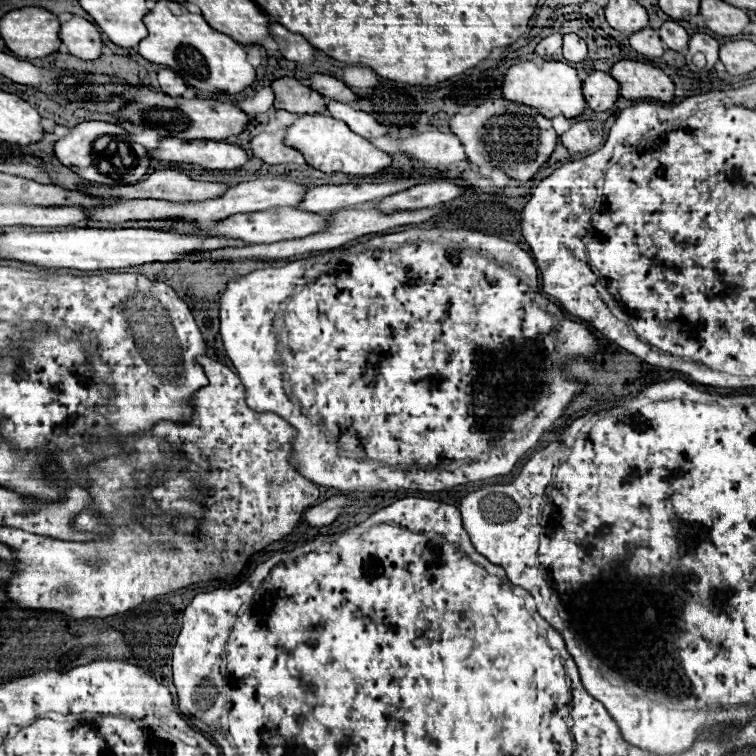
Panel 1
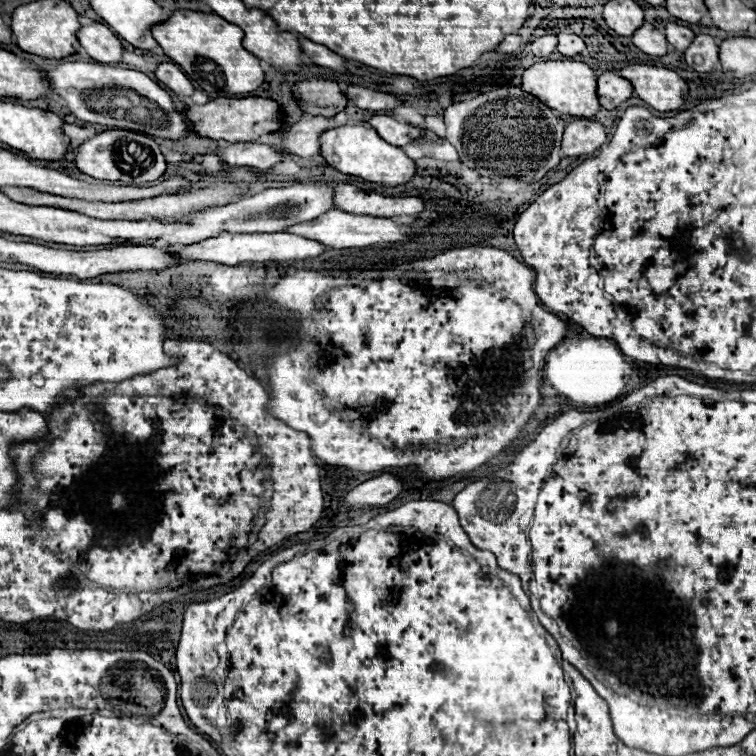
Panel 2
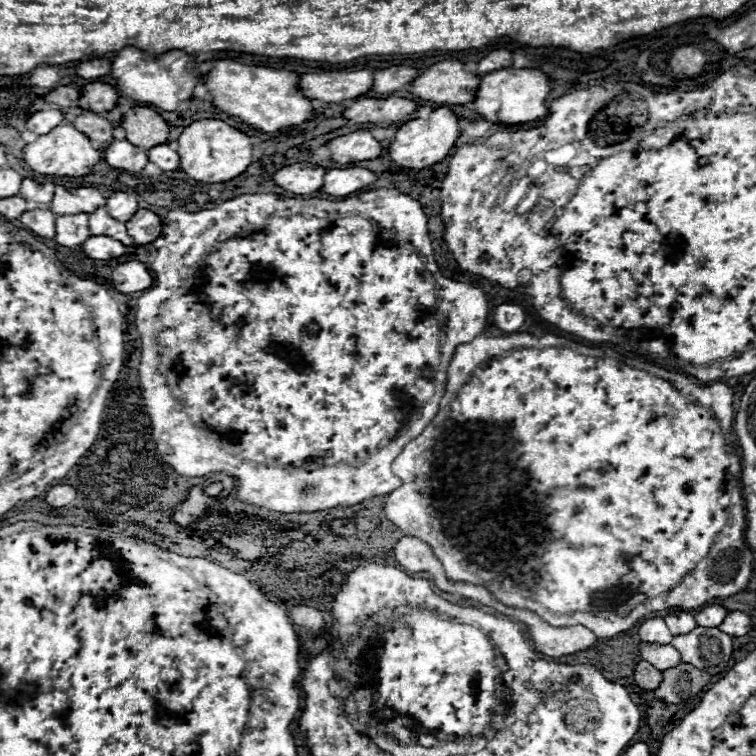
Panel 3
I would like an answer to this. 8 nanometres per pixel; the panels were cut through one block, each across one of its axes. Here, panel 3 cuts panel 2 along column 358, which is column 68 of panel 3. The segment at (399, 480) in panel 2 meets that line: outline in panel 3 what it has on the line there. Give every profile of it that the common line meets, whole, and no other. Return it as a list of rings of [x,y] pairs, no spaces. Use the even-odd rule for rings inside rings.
[[[56,484],[48,490],[46,494],[46,502],[52,506],[52,508],[62,508],[62,506],[68,506],[74,498],[76,498],[78,490],[70,484]]]

